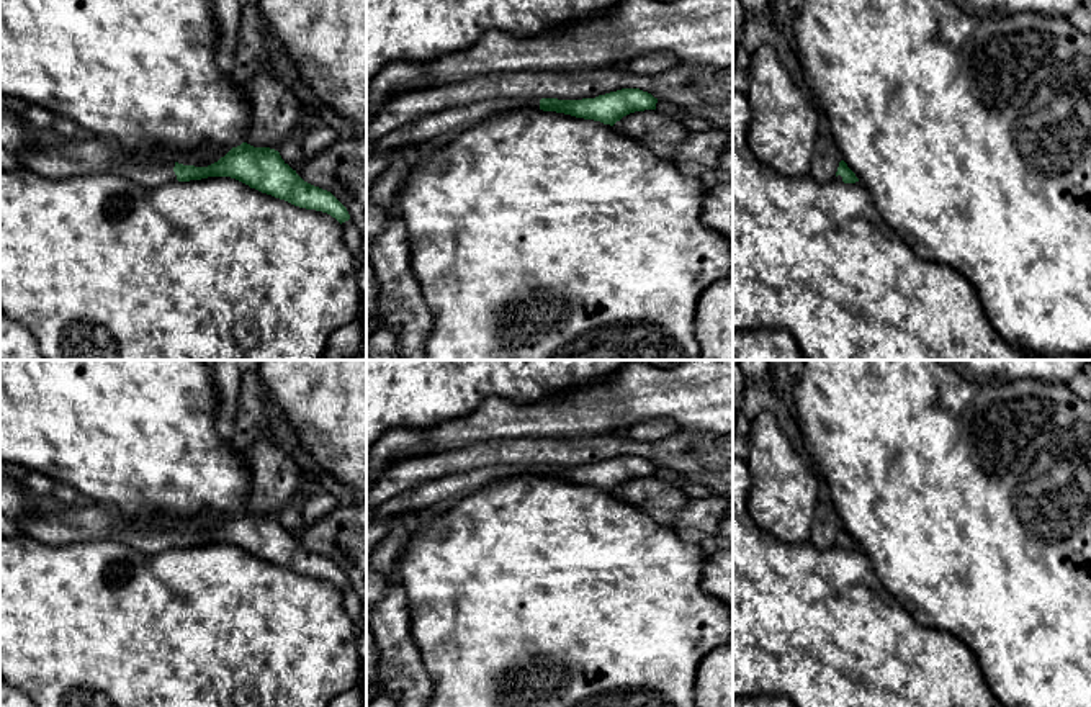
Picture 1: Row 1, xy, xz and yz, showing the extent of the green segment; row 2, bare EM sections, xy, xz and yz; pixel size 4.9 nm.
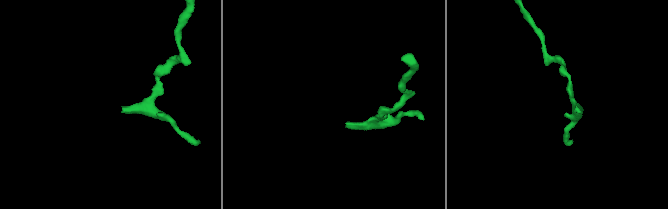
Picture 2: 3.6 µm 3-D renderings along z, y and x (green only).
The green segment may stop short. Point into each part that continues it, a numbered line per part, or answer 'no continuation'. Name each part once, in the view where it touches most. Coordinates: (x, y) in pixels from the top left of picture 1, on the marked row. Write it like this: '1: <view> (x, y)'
1: xy (154, 175)

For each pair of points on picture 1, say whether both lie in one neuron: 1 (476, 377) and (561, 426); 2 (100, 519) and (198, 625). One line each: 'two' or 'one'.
1: two
2: two

